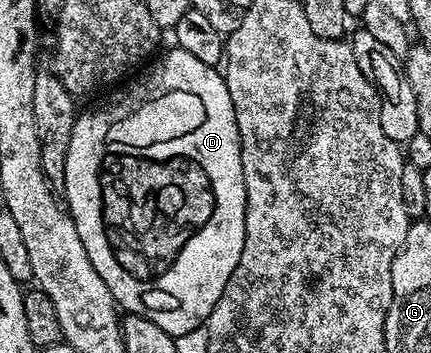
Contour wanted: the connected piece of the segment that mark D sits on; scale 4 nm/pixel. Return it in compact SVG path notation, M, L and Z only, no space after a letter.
M171 48L147 74L140 75L119 98L114 98L95 110L81 111L72 128L72 144L68 144L64 193L70 219L76 224L76 232L80 232L80 240L84 244L84 252L88 252L88 260L92 260L92 268L100 272L100 280L108 284L108 292L112 292L115 303L126 314L144 316L172 336L192 332L192 328L203 325L212 308L216 308L216 300L220 300L224 284L228 284L232 272L236 272L236 264L240 264L240 252L244 252L246 189L242 149L236 112L232 96L228 96L225 77L215 67L196 60L196 56Z

